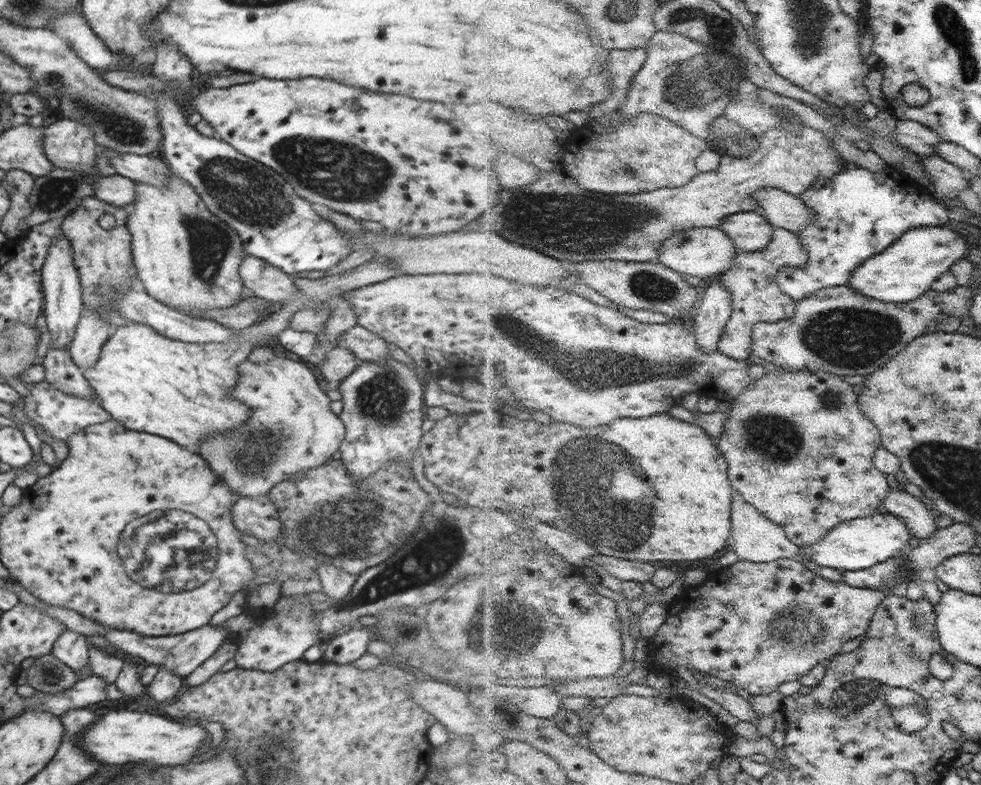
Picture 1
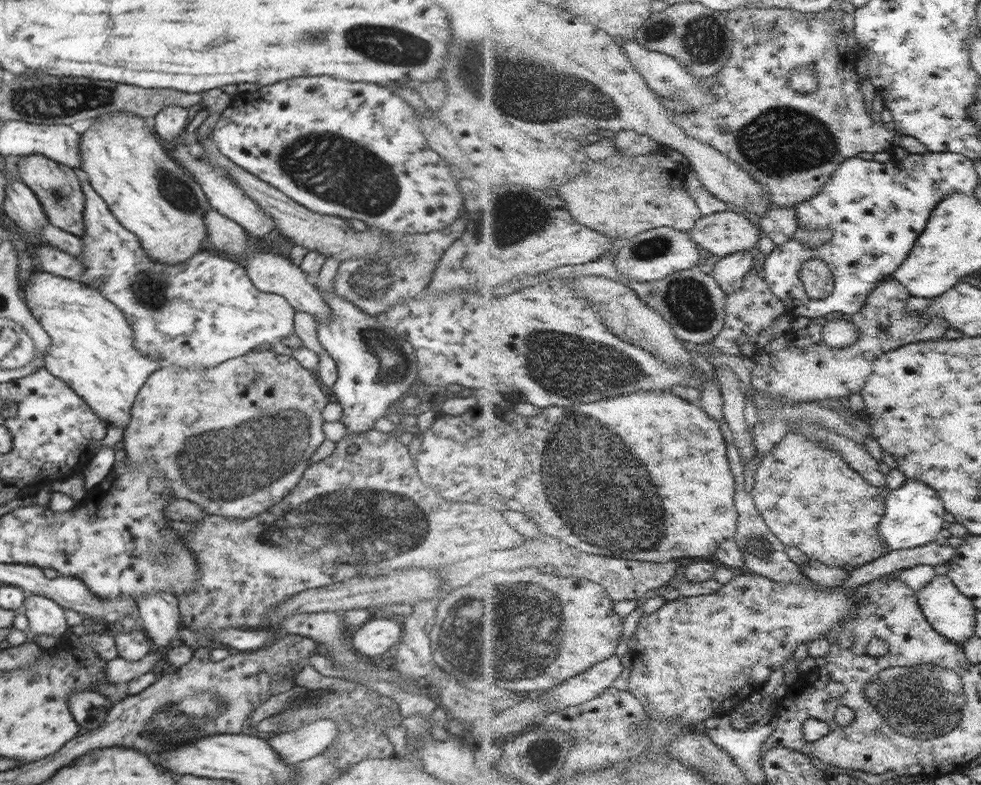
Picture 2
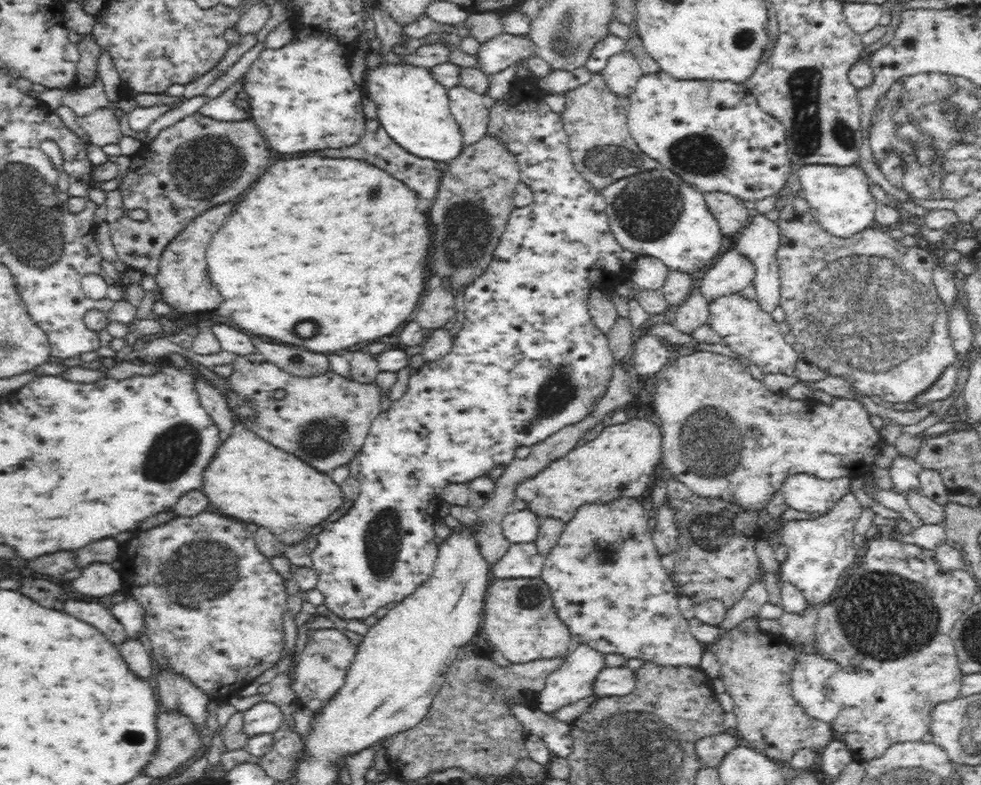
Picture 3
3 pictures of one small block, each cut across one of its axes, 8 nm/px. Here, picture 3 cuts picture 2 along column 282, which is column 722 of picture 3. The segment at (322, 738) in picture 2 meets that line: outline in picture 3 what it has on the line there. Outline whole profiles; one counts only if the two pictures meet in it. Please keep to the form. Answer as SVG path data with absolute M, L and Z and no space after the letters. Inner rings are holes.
M726 731L698 739L694 748L702 766L717 768L720 762L724 760L724 756L741 743L736 739L734 731Z

